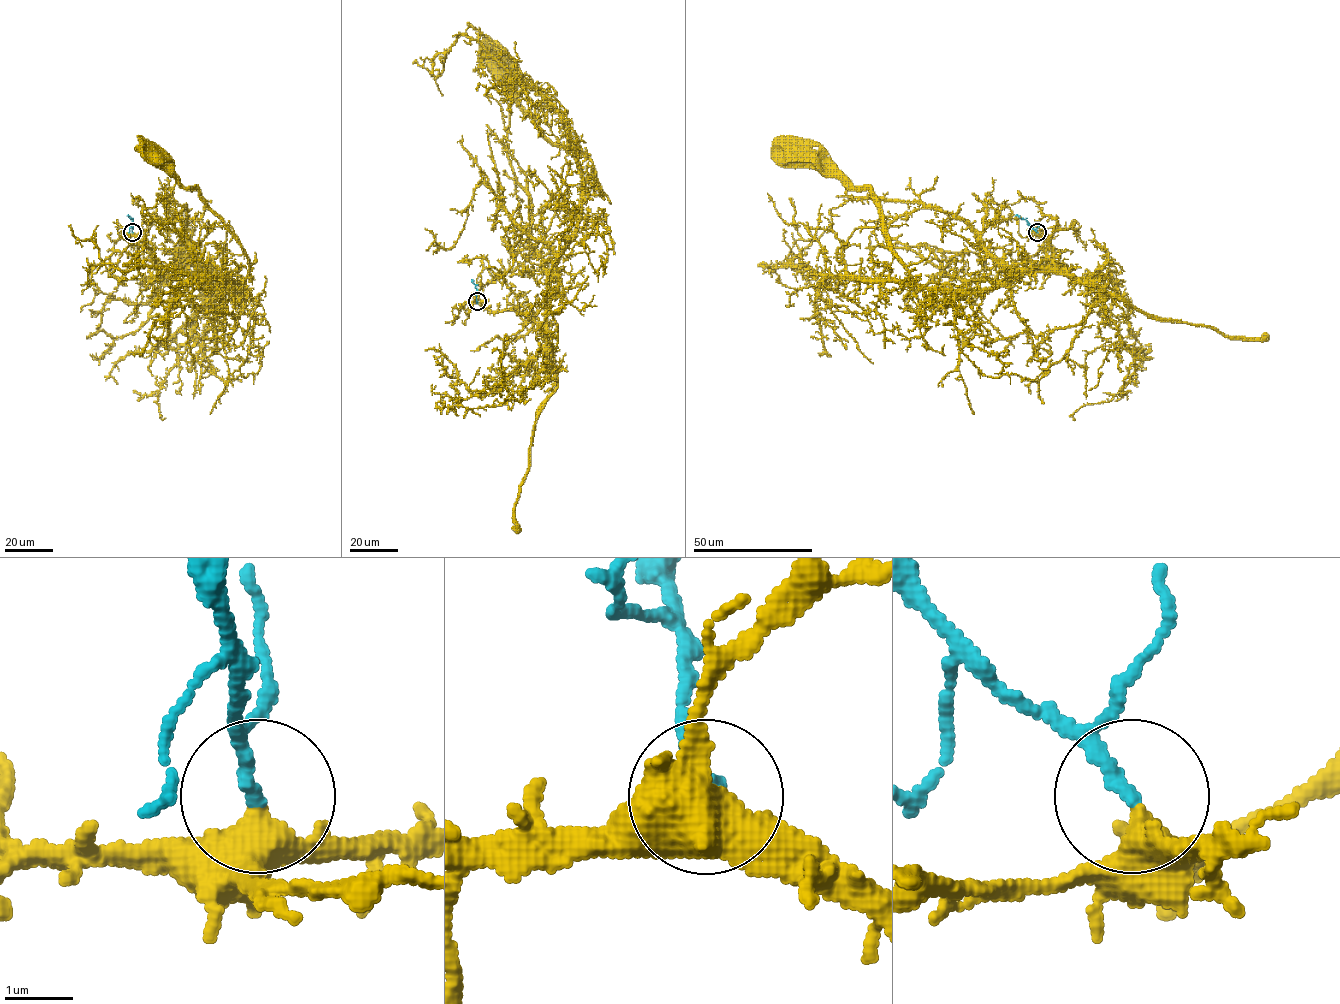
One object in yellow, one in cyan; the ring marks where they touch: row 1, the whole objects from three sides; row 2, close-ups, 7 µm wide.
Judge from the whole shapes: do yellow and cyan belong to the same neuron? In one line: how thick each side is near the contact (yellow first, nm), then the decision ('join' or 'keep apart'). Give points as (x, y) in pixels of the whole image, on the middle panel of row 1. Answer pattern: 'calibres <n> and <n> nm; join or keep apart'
calibres 420 and 220 nm; join

